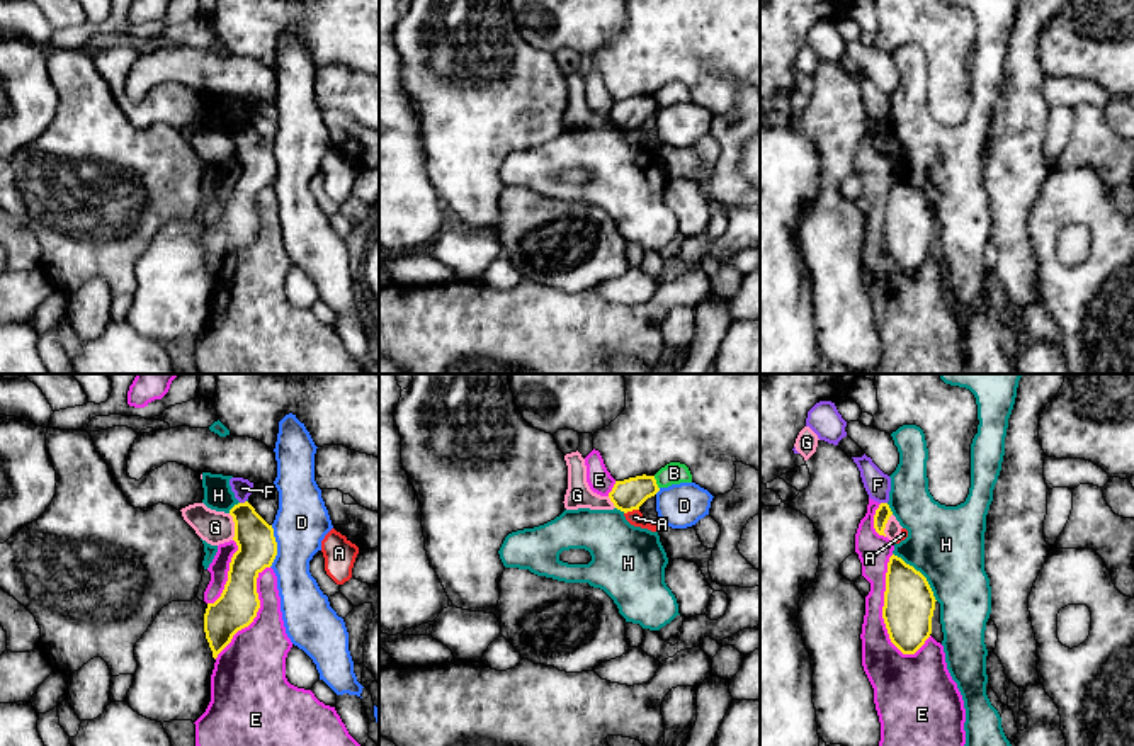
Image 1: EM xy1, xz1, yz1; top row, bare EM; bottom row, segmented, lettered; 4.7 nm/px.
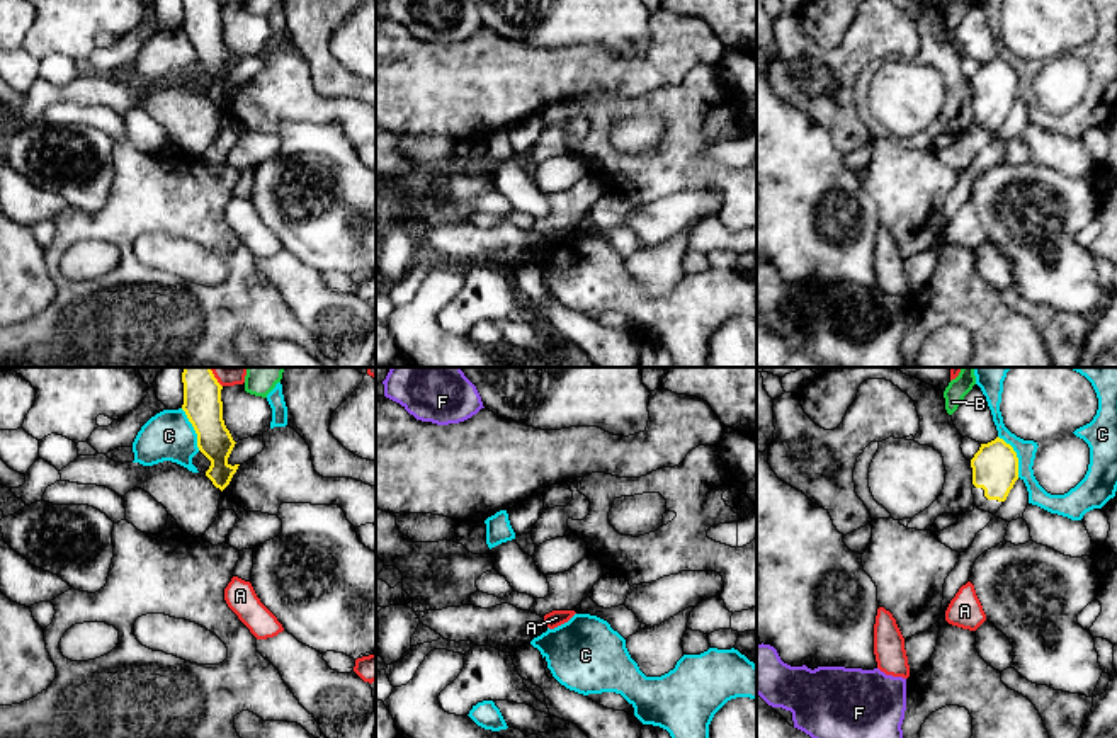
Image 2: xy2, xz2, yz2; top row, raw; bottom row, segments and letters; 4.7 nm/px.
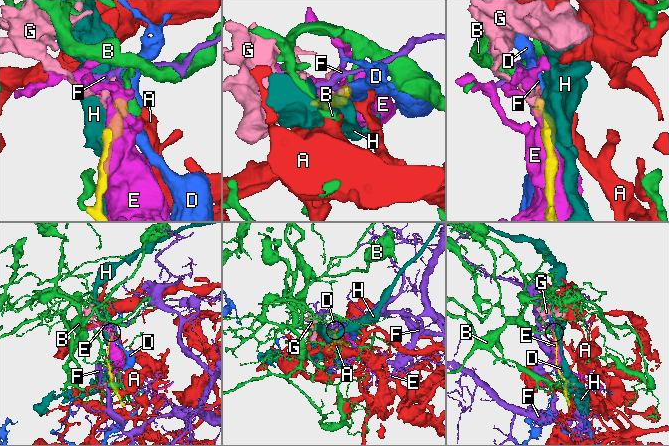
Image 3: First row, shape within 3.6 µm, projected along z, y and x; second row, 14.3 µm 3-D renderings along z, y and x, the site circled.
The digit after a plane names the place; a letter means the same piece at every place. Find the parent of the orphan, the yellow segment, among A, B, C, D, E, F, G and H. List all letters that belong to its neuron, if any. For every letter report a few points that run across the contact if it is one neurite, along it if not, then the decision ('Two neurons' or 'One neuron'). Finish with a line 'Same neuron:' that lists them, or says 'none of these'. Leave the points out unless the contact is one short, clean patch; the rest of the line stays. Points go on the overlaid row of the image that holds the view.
A: Two neurons
B: Two neurons
C: Two neurons
D: Line: xy1 (272, 525), (276, 558), (269, 566). Two neurons
E: Two neurons
F: Two neurons
G: Line: xy1 (228, 514), (233, 522), (233, 539). Two neurons
H: Two neurons
Same neuron: none of these

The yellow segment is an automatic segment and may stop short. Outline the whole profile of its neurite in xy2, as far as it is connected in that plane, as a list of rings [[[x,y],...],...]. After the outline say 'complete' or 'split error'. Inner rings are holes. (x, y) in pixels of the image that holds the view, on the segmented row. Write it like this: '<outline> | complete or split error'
[[[184,367],[182,383],[182,410],[197,434],[199,451],[211,461],[206,476],[223,491],[240,466],[228,463],[236,442],[223,420],[223,386],[211,367]]] | complete

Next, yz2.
[[[996,437],[988,444],[981,444],[971,459],[971,468],[976,507],[995,515],[1018,480],[1017,452]]] | split error

